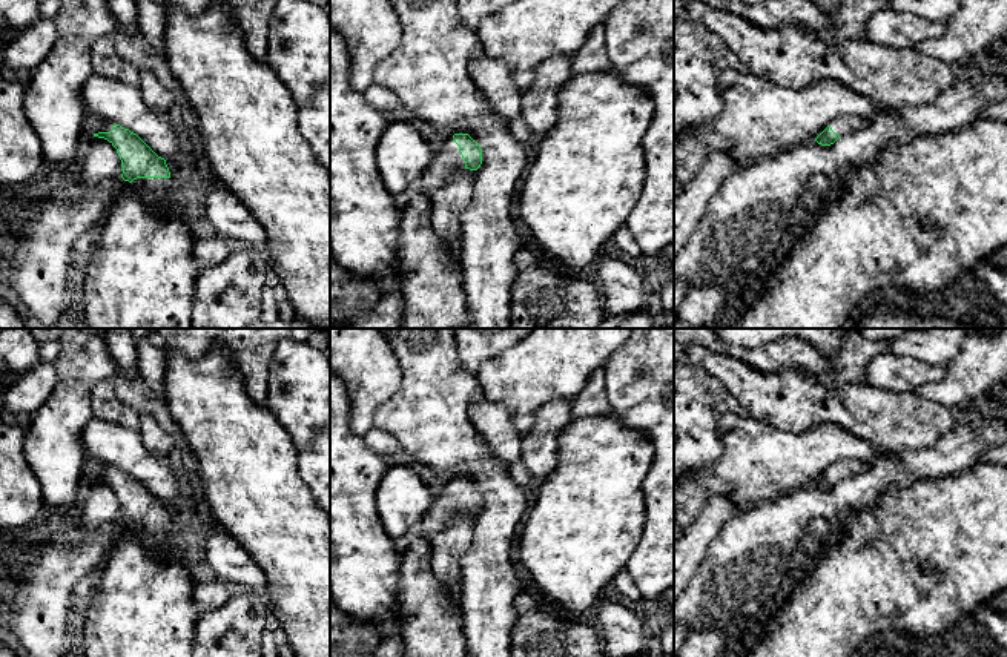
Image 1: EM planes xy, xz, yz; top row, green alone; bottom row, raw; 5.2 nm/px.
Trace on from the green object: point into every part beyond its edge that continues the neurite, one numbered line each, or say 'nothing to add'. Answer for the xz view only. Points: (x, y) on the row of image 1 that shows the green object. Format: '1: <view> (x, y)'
1: xz (447, 157)

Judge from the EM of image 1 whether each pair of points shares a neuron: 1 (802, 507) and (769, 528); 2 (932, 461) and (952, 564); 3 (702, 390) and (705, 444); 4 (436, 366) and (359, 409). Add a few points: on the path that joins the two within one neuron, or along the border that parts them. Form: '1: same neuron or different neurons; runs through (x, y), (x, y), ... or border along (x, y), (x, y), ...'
1: same neuron; runs through (794, 511), (777, 525)
2: different neurons; border along (970, 467), (961, 472), (917, 479), (901, 488)
3: same neuron; runs through (702, 404), (702, 430)
4: different neurons; border along (395, 352), (401, 386), (375, 415)

